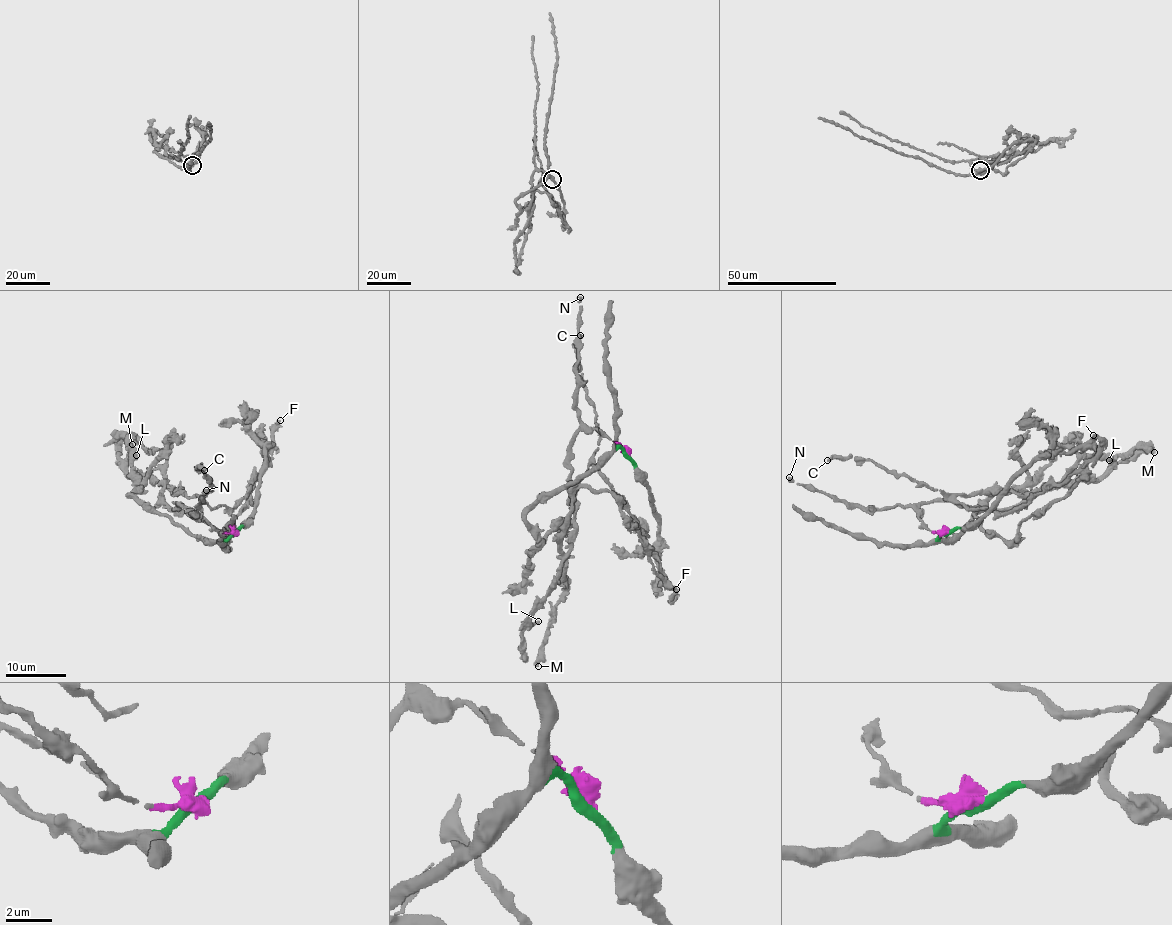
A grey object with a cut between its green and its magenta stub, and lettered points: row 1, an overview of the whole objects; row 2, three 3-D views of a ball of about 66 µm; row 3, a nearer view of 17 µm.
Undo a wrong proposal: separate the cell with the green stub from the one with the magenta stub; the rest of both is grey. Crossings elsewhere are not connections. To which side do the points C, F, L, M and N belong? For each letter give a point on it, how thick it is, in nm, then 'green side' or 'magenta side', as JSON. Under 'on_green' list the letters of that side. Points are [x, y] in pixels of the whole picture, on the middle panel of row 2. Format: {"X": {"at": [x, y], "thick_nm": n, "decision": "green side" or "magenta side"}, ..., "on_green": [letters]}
{"C": {"at": [580, 335], "thick_nm": 280, "decision": "magenta side"}, "F": {"at": [676, 589], "thick_nm": 220, "decision": "magenta side"}, "L": {"at": [538, 621], "thick_nm": 260, "decision": "magenta side"}, "M": {"at": [538, 666], "thick_nm": 280, "decision": "magenta side"}, "N": {"at": [580, 297], "thick_nm": 440, "decision": "magenta side"}, "on_green": []}

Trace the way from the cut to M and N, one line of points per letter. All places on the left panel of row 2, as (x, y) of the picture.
M: (234, 533), (223, 534), (187, 507), (171, 507), (163, 491), (165, 454), (146, 449), (138, 440), (133, 444)
N: (234, 533), (223, 534), (191, 510), (191, 516), (207, 489)

